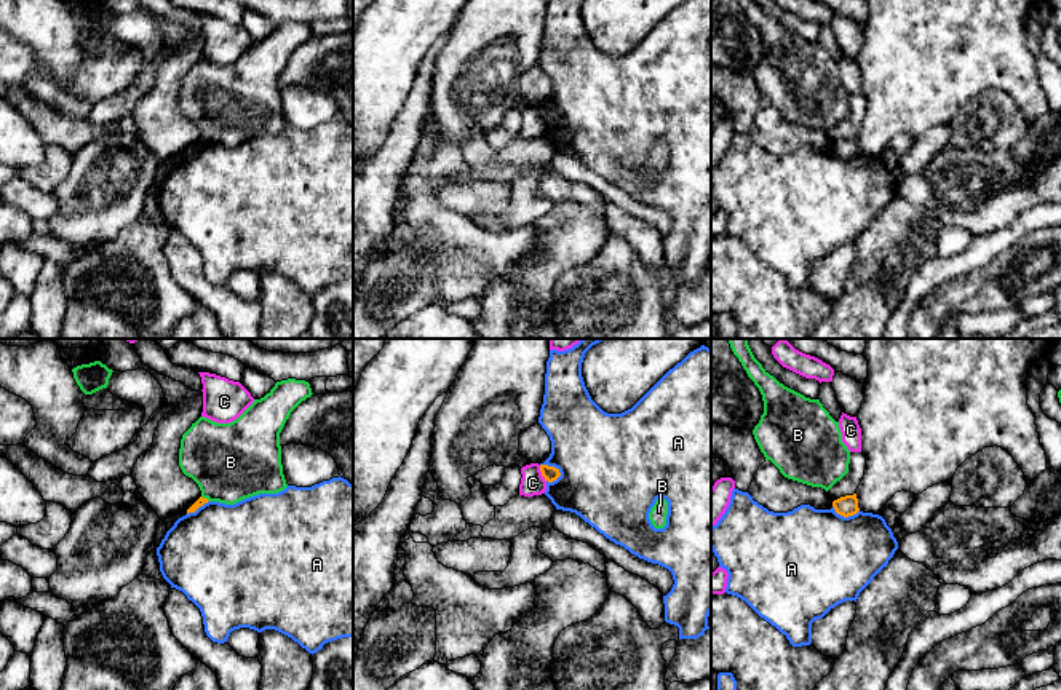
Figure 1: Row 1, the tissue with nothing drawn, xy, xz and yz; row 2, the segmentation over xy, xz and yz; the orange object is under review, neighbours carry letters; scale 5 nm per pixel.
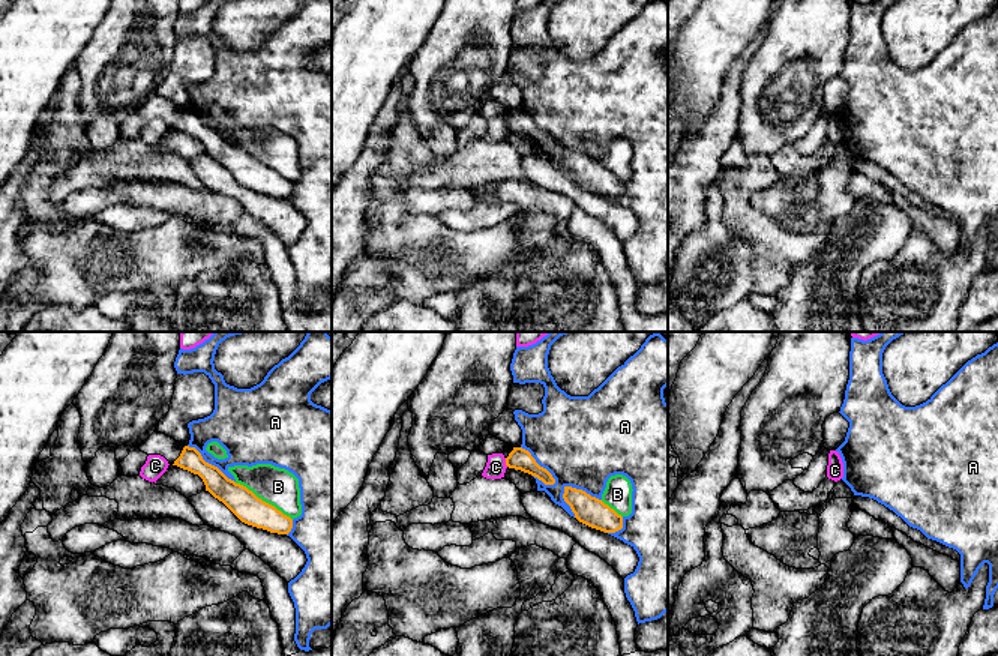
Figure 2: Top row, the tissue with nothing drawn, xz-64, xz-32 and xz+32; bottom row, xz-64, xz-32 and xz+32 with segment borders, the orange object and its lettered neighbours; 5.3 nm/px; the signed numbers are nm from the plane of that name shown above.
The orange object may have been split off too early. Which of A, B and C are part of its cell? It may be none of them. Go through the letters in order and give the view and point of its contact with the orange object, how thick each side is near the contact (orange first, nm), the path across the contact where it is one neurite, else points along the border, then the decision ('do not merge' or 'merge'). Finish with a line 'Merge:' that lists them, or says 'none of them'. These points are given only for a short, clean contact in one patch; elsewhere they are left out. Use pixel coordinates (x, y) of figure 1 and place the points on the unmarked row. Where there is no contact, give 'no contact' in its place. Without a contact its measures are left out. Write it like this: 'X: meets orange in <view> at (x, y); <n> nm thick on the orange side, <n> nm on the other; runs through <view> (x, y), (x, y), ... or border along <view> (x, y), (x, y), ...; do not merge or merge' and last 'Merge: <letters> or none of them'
A: meets orange in xz at (552, 109); 80 nm thick on the orange side, 440 nm on the other; do not merge
B: meets orange in xy at (206, 141); 50 nm thick on the orange side, 400 nm on the other; do not merge
C: meets orange in xz at (542, 115); 80 nm thick on the orange side, 120 nm on the other; border along xz (539, 107), (545, 123); do not merge
Merge: none of them

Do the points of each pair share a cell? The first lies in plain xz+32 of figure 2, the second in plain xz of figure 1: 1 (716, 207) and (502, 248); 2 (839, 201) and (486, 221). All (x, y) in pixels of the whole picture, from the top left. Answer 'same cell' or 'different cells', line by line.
1: different cells
2: same cell

